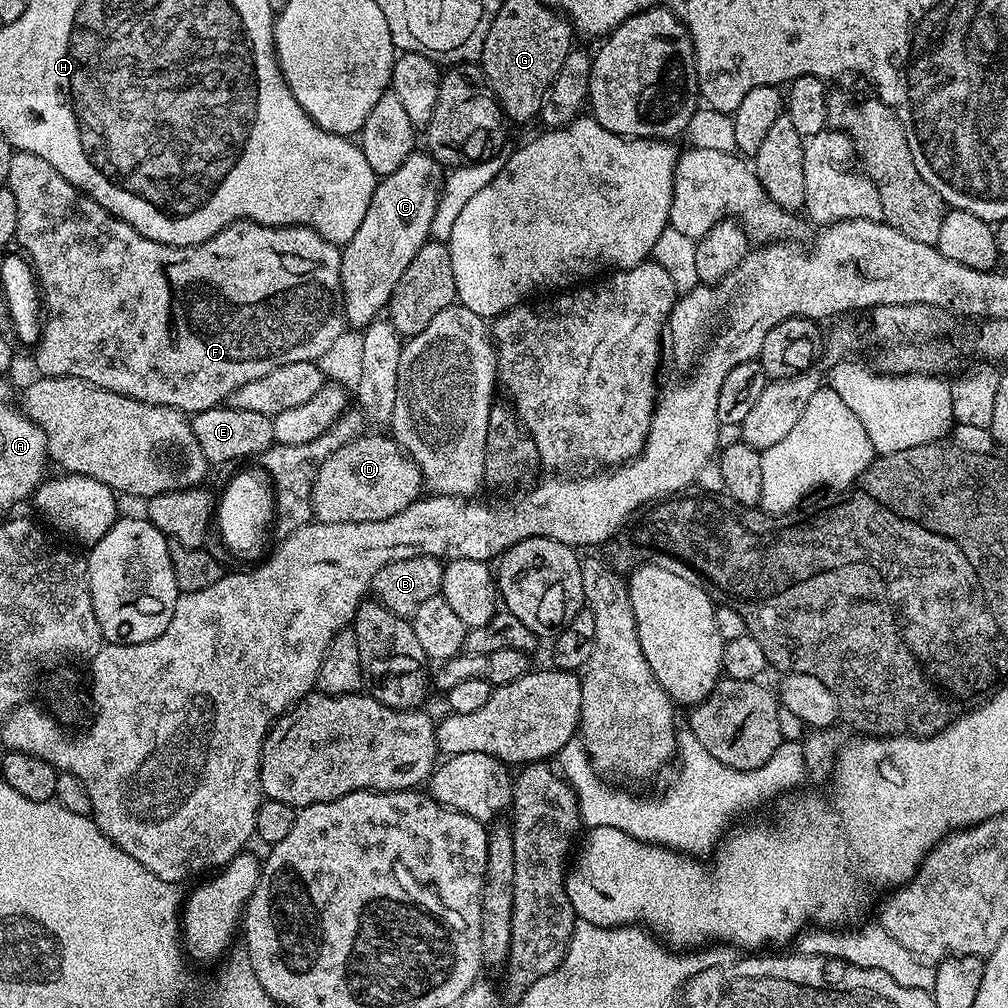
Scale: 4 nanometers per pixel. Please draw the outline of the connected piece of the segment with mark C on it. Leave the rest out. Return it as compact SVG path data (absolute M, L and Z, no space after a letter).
M414 150L394 170L394 174L383 177L377 183L374 194L370 198L370 210L366 210L366 218L362 218L362 226L350 238L348 244L343 245L340 254L340 281L344 291L344 318L349 325L352 324L357 330L363 329L372 323L387 309L388 299L406 266L418 254L418 250L428 243L432 232L431 223L434 221L436 203L438 197L438 182L436 175L442 172L441 165L427 151Z

